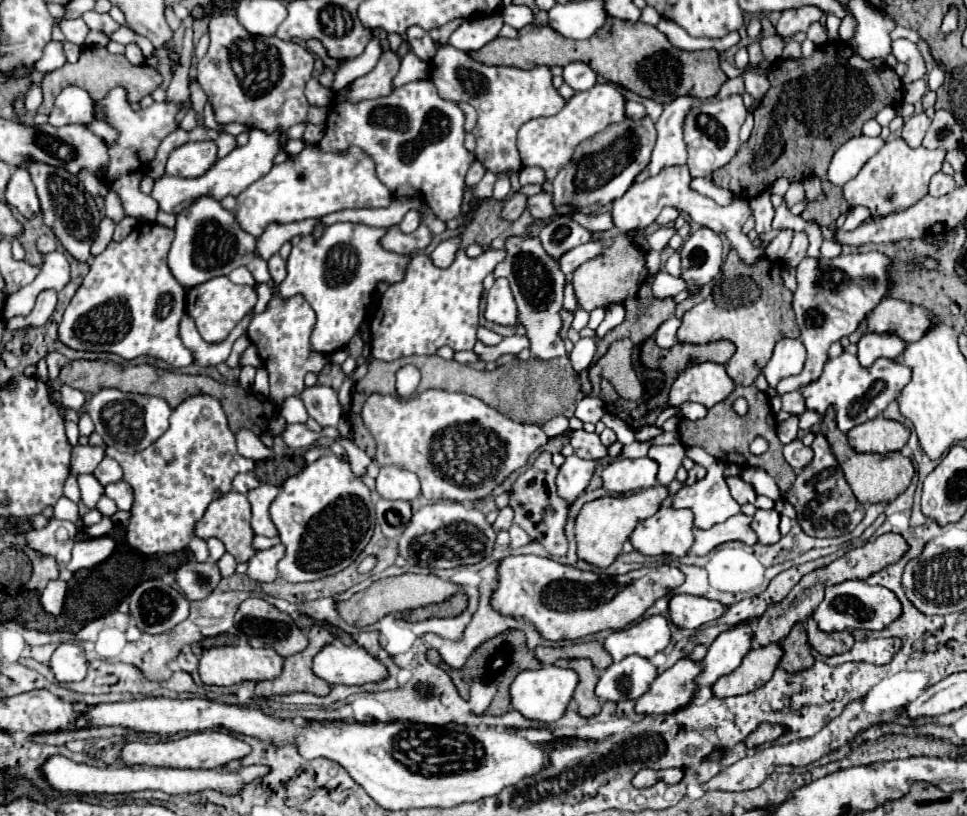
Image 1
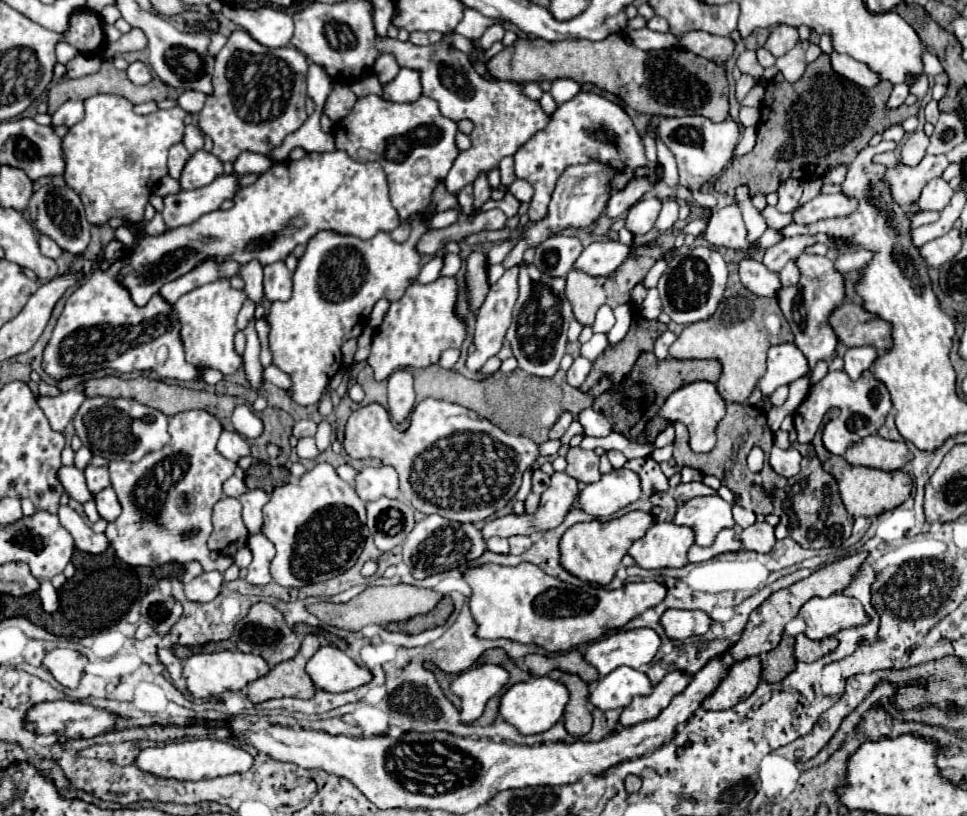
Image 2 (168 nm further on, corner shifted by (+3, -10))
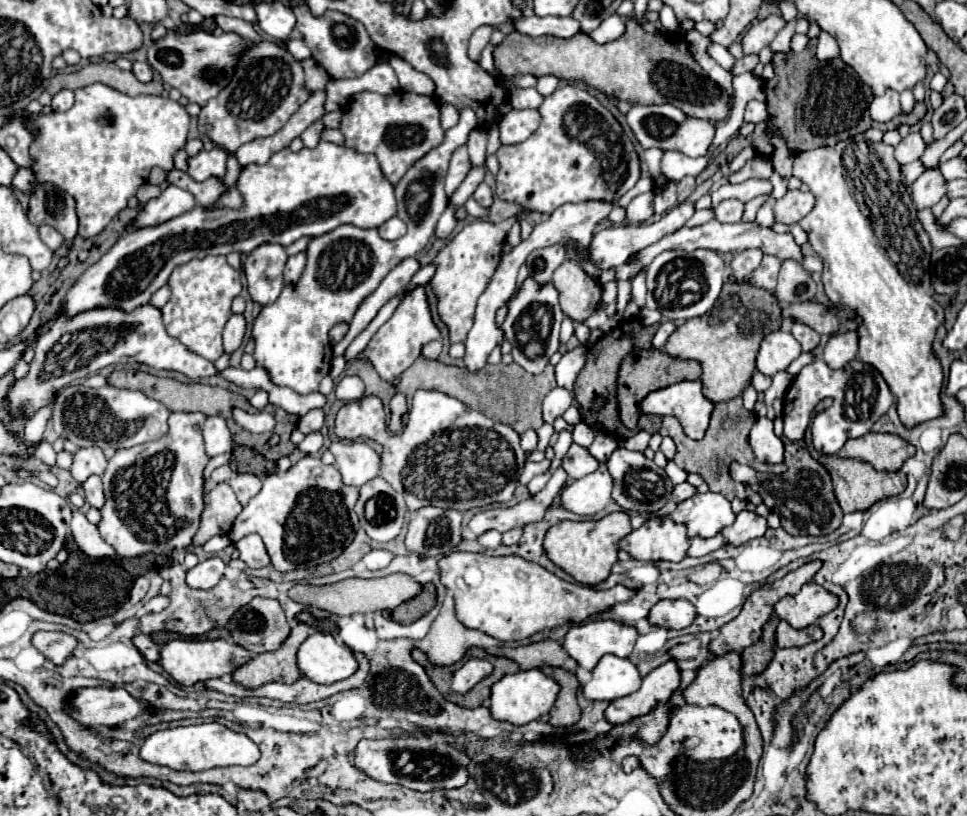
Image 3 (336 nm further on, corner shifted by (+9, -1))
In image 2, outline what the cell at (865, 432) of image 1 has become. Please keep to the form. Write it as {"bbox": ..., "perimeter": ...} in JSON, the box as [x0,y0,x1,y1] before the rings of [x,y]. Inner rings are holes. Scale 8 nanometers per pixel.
{"bbox":[843,435,911,471],"perimeter":[[[869,435],[847,449],[843,455],[851,465],[863,465],[883,471],[903,469],[911,459],[911,451],[903,441],[889,441],[879,435]]]}

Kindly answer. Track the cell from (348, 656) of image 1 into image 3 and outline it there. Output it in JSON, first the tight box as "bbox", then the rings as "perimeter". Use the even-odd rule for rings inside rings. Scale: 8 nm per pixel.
{"bbox":[297,634,359,684],"perimeter":[[[311,634],[297,652],[297,664],[305,678],[317,684],[333,684],[357,672],[359,664],[347,646],[335,642],[331,634]]]}

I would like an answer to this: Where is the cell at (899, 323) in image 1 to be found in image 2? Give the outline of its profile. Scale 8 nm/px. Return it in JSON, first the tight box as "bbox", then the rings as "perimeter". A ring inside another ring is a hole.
{"bbox":[831,303,893,353],"perimeter":[[[843,303],[839,309],[835,309],[831,315],[831,327],[835,329],[837,339],[847,347],[871,345],[879,353],[893,347],[891,323],[865,311],[865,307],[857,303]]]}

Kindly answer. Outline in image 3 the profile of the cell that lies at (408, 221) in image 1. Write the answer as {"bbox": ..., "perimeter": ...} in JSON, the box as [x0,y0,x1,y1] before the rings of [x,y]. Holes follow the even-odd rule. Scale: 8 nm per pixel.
{"bbox":[379,216,407,240],"perimeter":[[[393,216],[393,218],[389,218],[385,224],[381,224],[379,228],[379,236],[383,238],[383,240],[397,240],[397,238],[401,238],[405,232],[407,232],[407,228],[405,228],[405,222],[401,220],[401,218],[397,218],[397,216]]]}

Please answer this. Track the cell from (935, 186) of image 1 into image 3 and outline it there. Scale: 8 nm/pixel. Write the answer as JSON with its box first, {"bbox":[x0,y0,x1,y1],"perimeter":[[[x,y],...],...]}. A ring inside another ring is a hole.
{"bbox":[911,170,947,210],"perimeter":[[[937,170],[923,172],[911,186],[911,198],[917,210],[931,208],[937,204],[947,192],[947,180]]]}

